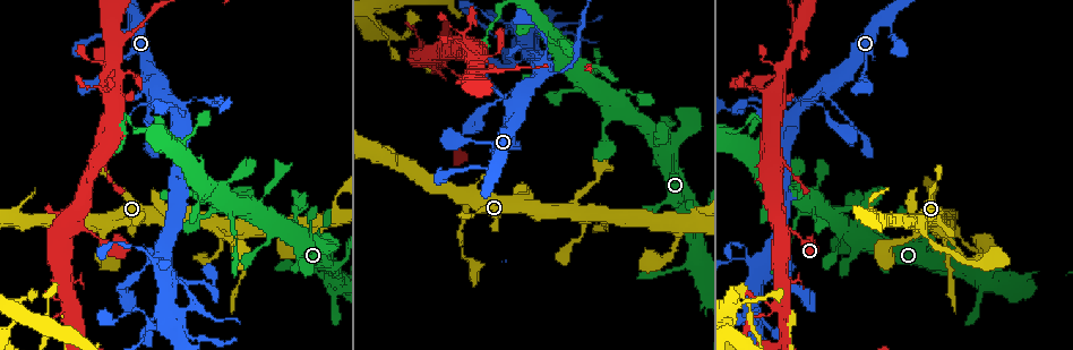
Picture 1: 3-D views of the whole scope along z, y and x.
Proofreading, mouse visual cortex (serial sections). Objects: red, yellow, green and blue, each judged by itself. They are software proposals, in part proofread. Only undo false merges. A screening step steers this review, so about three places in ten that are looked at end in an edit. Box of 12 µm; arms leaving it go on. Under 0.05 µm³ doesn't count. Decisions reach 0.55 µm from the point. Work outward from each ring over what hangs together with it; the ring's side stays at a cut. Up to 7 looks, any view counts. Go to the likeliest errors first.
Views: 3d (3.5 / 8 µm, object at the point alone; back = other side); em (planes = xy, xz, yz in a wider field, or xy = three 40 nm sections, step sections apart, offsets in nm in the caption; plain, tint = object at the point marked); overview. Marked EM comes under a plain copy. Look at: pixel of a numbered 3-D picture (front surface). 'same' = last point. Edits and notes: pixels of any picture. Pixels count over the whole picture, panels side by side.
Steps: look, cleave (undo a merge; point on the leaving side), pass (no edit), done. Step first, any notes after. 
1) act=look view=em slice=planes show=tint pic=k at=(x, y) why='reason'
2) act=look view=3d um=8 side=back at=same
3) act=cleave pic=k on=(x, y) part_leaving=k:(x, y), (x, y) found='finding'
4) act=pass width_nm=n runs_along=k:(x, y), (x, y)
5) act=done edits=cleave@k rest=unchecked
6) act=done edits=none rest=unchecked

act=look view=3d um=3.5 pic=1 at=(245, 229) why='arms part here'

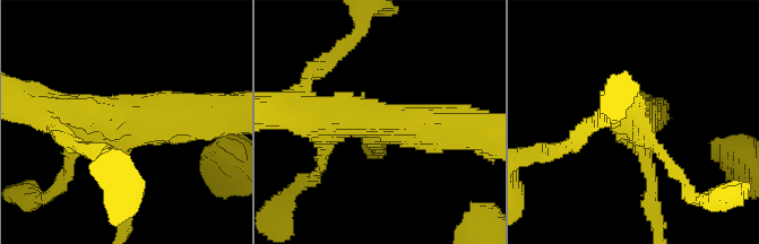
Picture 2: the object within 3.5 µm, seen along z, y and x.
act=look view=em slice=xy step=2 show=tint pic=2 at=(129, 119) arms=3 arm_widths_nm=200,400,600

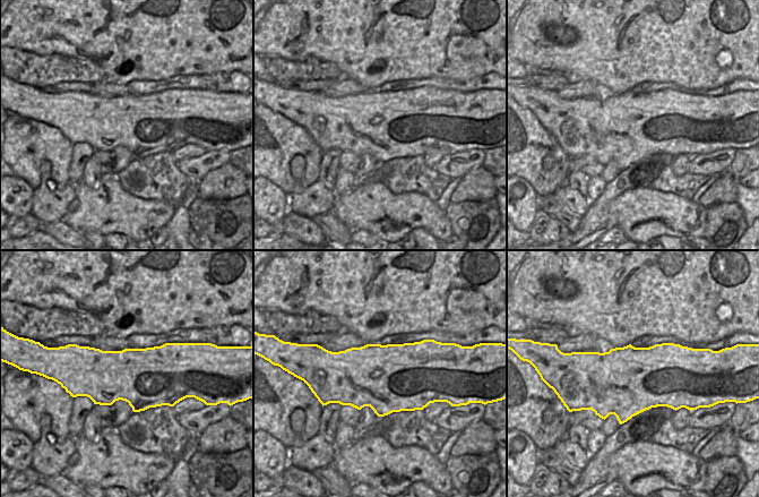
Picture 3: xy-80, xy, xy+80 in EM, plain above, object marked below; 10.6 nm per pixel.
act=pass runs_along=2:(313, 109), (359, 120), (464, 128) found='one cell here'

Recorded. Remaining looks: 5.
act=look view=3d um=3.5 pic=1 at=(477, 67) why='side arm on a straight run'

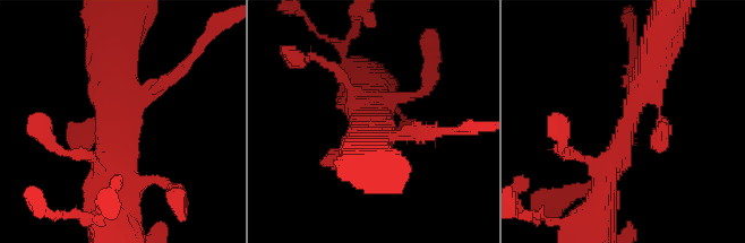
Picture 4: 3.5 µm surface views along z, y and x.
act=look view=em slice=planes show=tint pic=4 at=(377, 127)

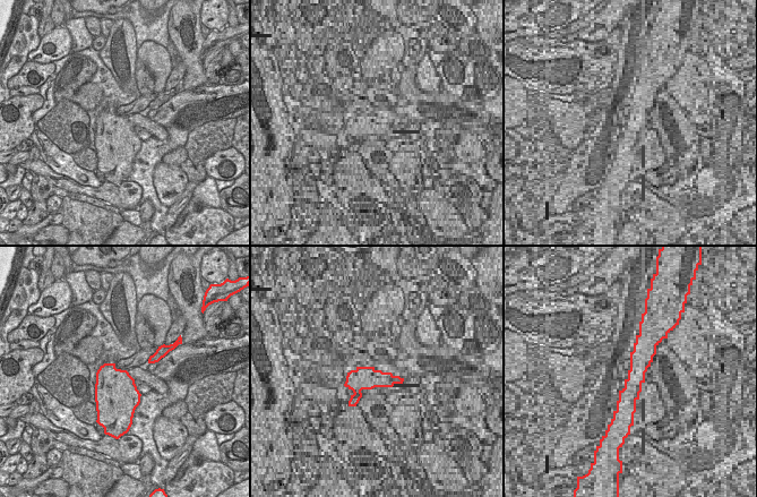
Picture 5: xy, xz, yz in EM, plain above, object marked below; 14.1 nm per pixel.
act=cleave pic=4 on=(179, 71) part_leaving=4:(147, 95), (189, 61), (210, 29) found='two cells meet here'

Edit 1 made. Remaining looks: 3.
act=look view=3d um=3.5 pic=1 at=(523, 94) why='four or more arms meet'

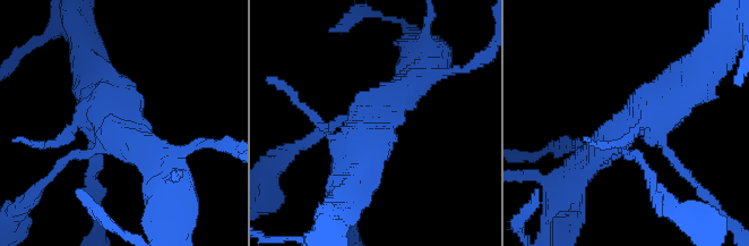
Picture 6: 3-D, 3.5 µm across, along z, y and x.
act=look view=em slice=xy step=1 show=tint pic=6 at=(622, 130) why='need the tissue'

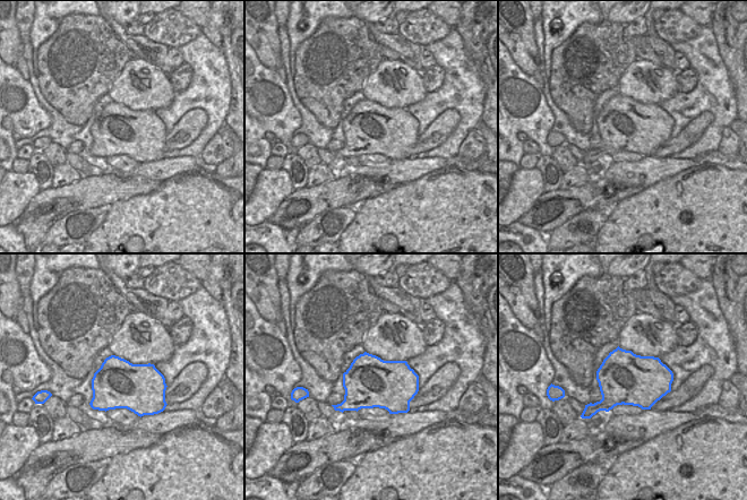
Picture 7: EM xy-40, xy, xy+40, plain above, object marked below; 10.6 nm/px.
act=pass runs_along=6:(680, 88), (628, 124), (578, 172) found='continuous, no second cell'

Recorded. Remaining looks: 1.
act=done edits=cleave@4 rest=unchecked

